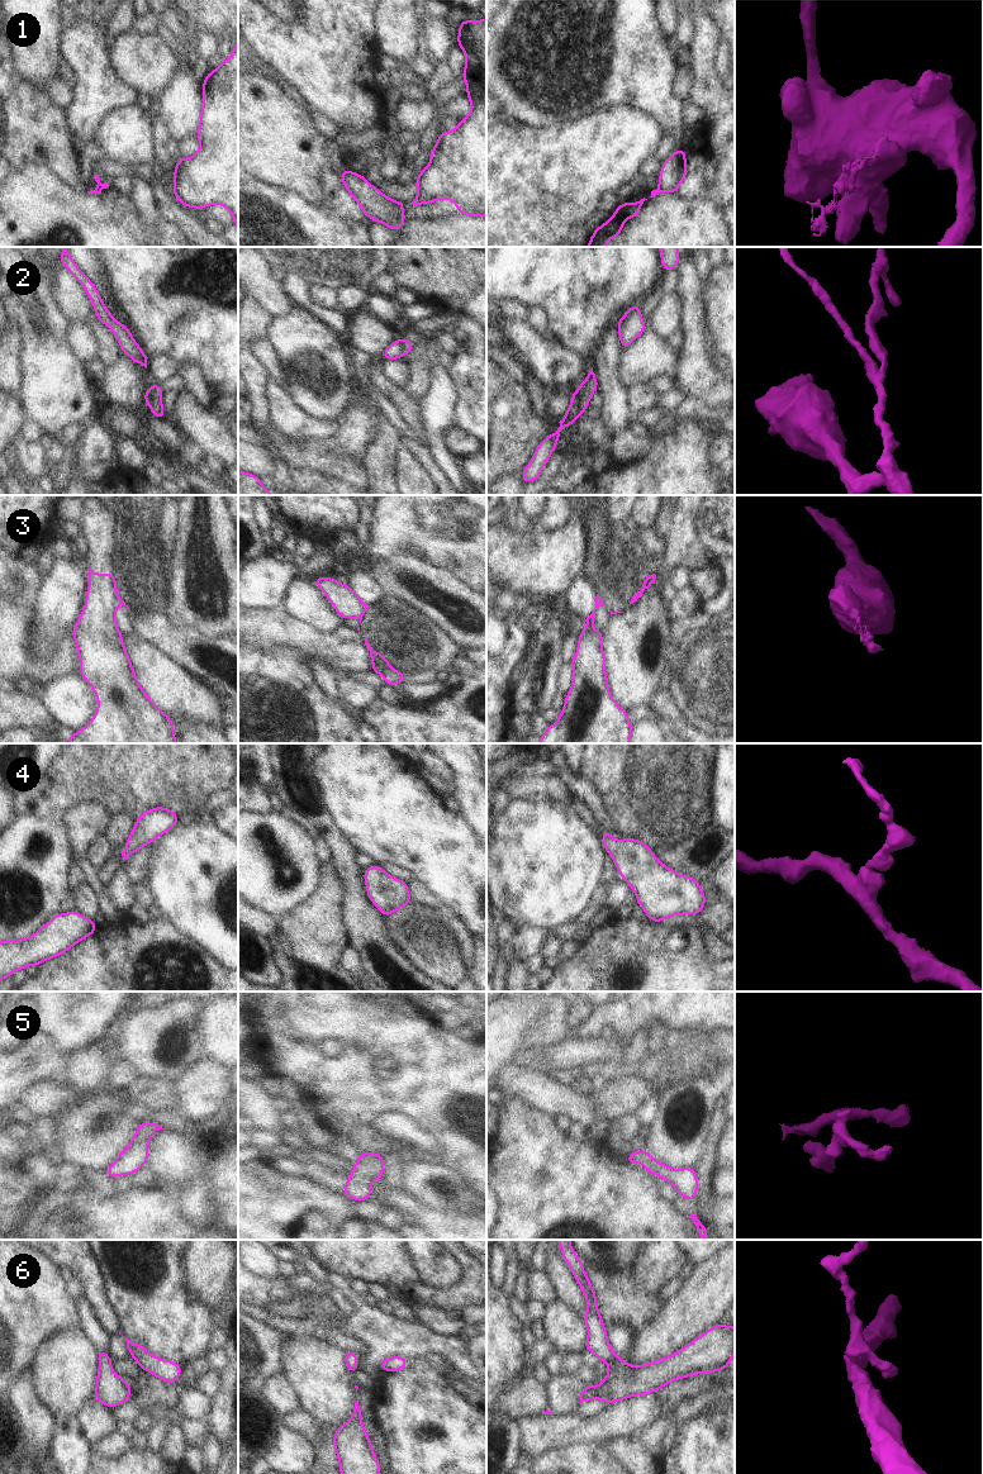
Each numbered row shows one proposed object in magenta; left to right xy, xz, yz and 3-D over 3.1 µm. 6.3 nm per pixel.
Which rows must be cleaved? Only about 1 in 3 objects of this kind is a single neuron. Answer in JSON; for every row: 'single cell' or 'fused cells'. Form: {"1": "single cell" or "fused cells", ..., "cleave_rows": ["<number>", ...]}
{"1": "fused cells", "2": "fused cells", "3": "fused cells", "4": "single cell", "5": "single cell", "6": "single cell", "cleave_rows": ["1", "2", "3"]}

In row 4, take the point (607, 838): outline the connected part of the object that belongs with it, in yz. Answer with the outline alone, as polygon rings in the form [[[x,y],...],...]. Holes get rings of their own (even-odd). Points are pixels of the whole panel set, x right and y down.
[[[604,831],[602,842],[625,883],[637,897],[637,904],[656,923],[671,916],[695,914],[707,903],[701,881],[682,875],[654,855],[640,840],[614,840]]]

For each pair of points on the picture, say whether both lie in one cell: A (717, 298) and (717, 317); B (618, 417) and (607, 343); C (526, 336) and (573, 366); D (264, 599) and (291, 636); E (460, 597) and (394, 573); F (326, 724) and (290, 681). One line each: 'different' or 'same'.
A: same
B: same
C: same
D: different
E: same
F: same

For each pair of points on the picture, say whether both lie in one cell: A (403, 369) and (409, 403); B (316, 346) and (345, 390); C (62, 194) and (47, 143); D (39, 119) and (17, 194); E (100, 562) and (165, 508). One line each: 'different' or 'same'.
A: different
B: same
C: different
D: different
E: different

